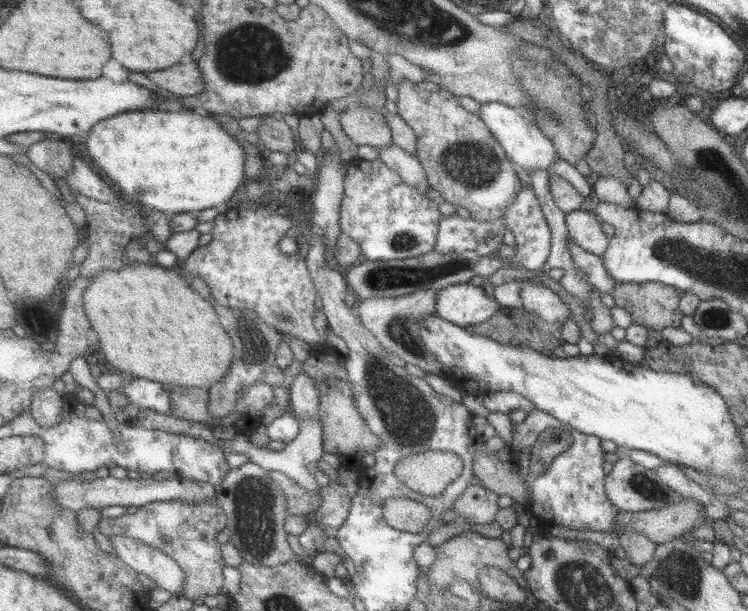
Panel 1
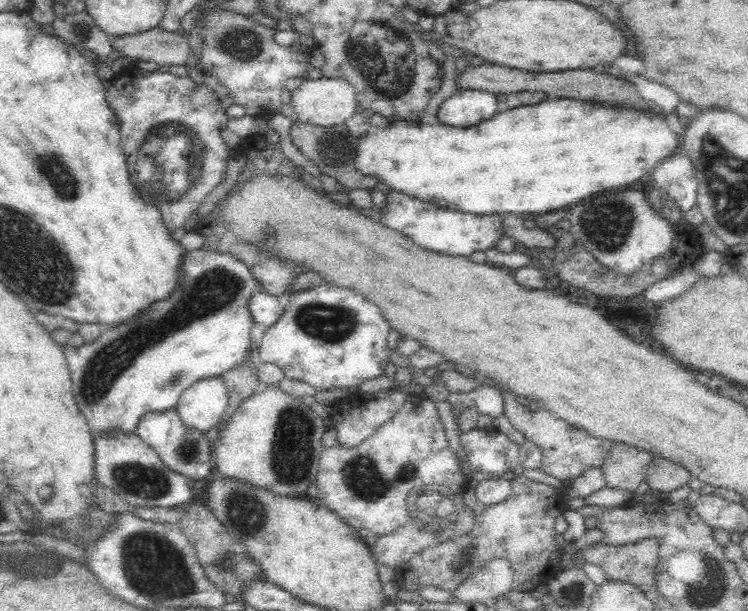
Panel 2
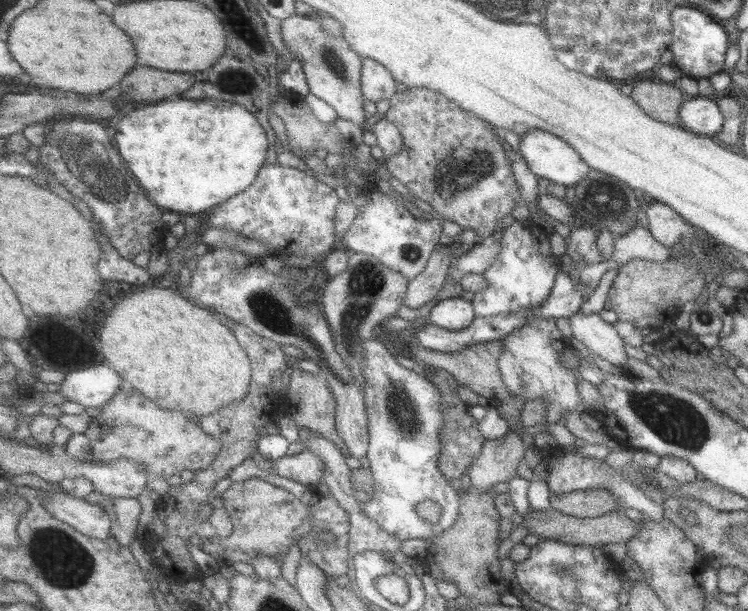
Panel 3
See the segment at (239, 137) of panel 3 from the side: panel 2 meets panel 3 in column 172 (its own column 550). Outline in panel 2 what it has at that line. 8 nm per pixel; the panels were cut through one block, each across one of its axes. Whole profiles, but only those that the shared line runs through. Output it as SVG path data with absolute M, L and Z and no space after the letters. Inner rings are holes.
M548 98L546 102L540 102L540 104L534 104L534 106L518 106L518 108L512 108L506 112L498 112L496 116L488 118L488 120L482 120L474 126L452 126L452 124L446 124L438 118L422 118L422 120L414 120L414 118L406 118L406 116L398 116L394 120L388 120L386 126L378 128L376 132L364 132L358 136L358 144L356 144L356 156L354 156L354 170L366 178L374 178L378 180L378 184L384 184L388 186L390 190L398 192L398 194L404 194L404 196L410 196L414 200L420 200L424 204L430 204L430 206L436 206L436 208L444 208L444 210L454 210L454 212L468 212L468 214L518 214L518 216L532 216L532 214L542 214L542 212L550 212L550 210L556 210L556 208L562 208L562 206L568 206L568 204L574 204L578 200L582 200L584 196L588 194L594 194L594 192L600 192L600 190L606 190L606 188L612 188L612 186L626 186L626 184L632 184L636 182L642 174L646 172L652 172L654 166L664 160L666 156L674 154L674 150L680 146L678 142L680 136L674 136L674 132L668 130L668 124L652 114L640 114L640 112L634 112L634 110L612 110L612 108L602 108L598 104L592 104L592 110L590 110L590 104L588 102L580 102L580 100L554 100L554 98Z

